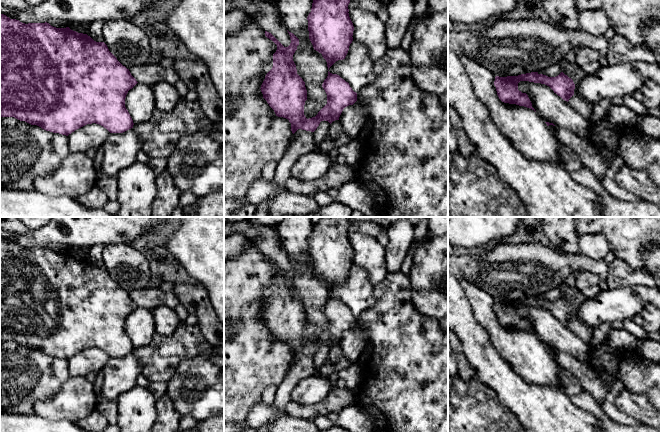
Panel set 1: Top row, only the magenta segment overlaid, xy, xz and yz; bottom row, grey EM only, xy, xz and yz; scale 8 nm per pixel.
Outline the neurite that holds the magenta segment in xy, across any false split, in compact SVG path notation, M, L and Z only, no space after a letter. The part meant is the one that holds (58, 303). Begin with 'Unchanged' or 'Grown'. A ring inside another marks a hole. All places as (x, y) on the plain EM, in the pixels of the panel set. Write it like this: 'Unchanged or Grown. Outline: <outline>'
Unchanged. Outline: M0 237L0 341L14 341L31 349L37 349L46 355L68 360L75 354L96 347L106 352L110 357L123 357L133 352L133 344L125 331L125 322L130 313L138 306L131 299L129 293L123 290L109 275L104 266L96 266L90 260L71 254L69 251L56 252L49 247L22 247L10 243Z

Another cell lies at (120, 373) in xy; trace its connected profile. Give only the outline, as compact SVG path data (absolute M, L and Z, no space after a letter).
M133 352L123 357L110 357L102 369L102 396L109 401L116 401L122 393L136 385L137 377L142 371L140 361Z

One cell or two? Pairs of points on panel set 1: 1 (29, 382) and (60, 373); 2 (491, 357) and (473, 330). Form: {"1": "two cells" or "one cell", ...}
{"1": "one cell", "2": "one cell"}

